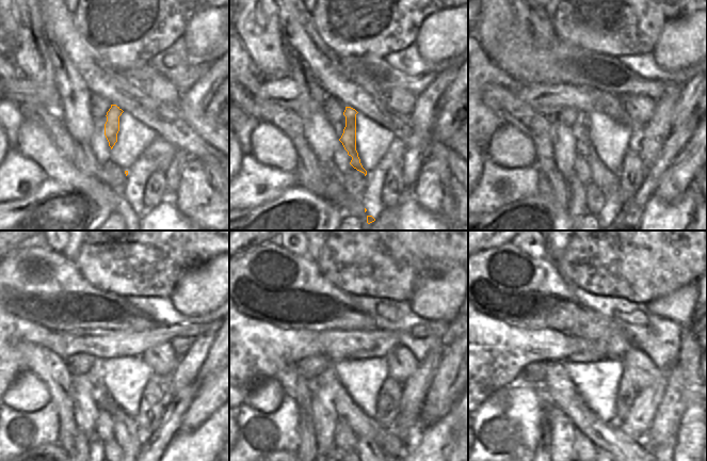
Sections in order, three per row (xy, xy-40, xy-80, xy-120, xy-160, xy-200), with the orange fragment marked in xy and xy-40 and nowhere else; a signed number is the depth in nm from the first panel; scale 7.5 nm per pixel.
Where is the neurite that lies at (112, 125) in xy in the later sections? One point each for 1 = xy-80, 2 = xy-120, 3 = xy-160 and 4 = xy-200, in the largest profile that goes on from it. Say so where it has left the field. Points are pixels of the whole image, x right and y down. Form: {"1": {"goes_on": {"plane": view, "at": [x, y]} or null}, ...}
{"1": {"goes_on": {"plane": "xy-80", "at": [600, 175]}}, "2": {"goes_on": {"plane": "xy-120", "at": [126, 434]}}, "3": {"goes_on": {"plane": "xy-160", "at": [366, 447]}}, "4": {"goes_on": {"plane": "xy-200", "at": [607, 447]}}}

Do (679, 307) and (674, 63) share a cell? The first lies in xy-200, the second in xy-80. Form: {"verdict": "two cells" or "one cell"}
{"verdict": "one cell"}

